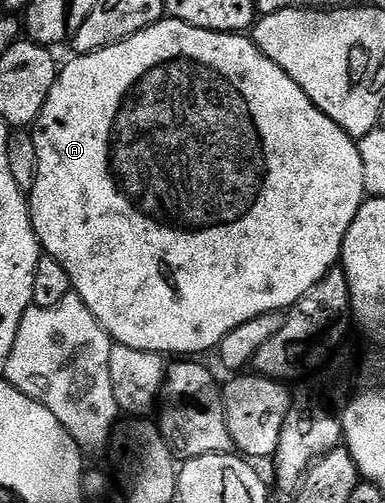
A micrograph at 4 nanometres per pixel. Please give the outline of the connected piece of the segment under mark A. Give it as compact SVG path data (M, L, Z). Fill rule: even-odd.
M164 17L158 23L128 37L122 43L114 43L111 47L102 47L99 51L79 55L71 60L67 67L65 64L59 70L58 79L52 85L52 93L48 93L48 101L44 101L44 109L38 114L38 122L32 127L38 158L38 172L36 173L36 185L28 192L30 216L43 252L51 255L56 261L60 261L60 265L64 265L64 270L68 272L70 278L73 294L80 296L84 305L88 305L92 317L96 317L96 321L100 321L100 325L109 333L114 343L123 343L132 349L141 351L157 351L158 354L167 357L201 356L198 355L201 351L210 351L213 347L221 348L233 331L250 323L256 317L269 311L285 312L287 309L293 308L294 303L300 301L300 297L304 297L322 281L329 271L335 270L339 266L344 237L348 233L352 221L356 221L356 213L368 198L364 181L364 161L360 161L360 149L355 136L340 129L340 125L336 125L336 121L332 121L332 117L325 115L310 100L308 93L304 93L304 89L300 89L300 85L296 85L296 81L292 81L292 77L288 77L288 73L284 73L284 69L280 69L280 65L276 65L276 61L269 59L245 34L209 31L193 27L179 19Z

